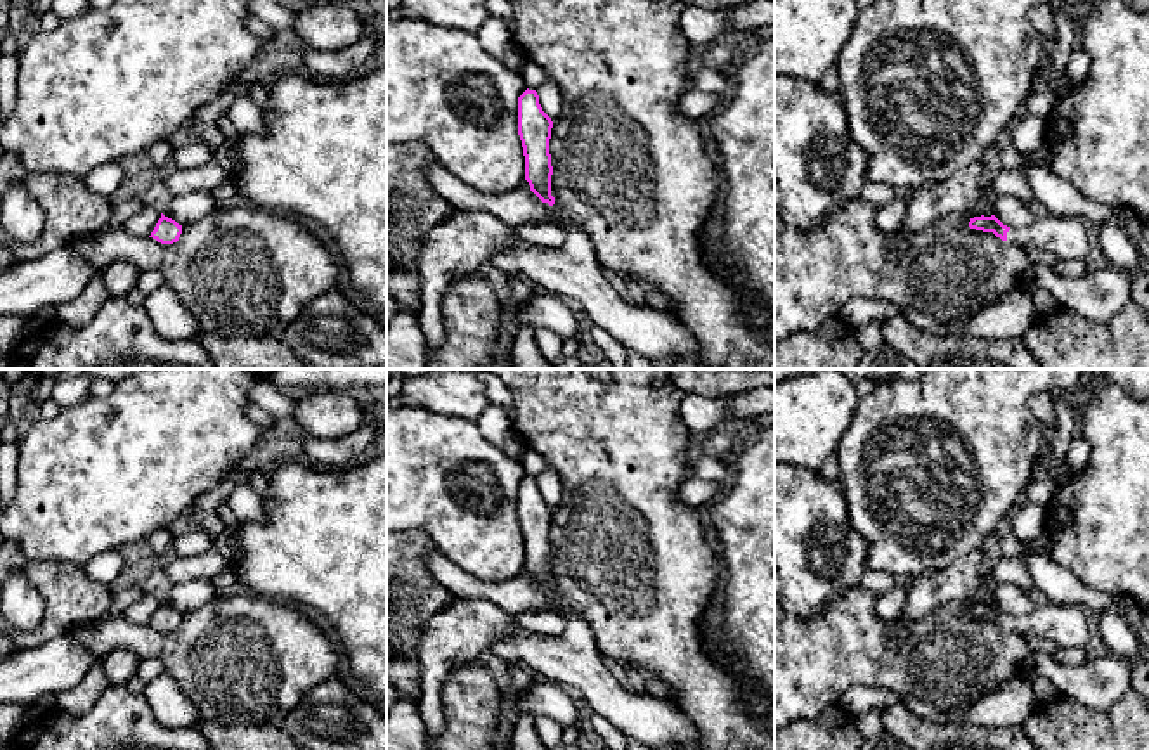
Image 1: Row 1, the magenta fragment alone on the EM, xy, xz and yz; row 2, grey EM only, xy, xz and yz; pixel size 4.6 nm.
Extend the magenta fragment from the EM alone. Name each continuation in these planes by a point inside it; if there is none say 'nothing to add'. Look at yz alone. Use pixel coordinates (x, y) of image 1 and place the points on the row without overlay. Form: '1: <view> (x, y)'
1: yz (1066, 626)

